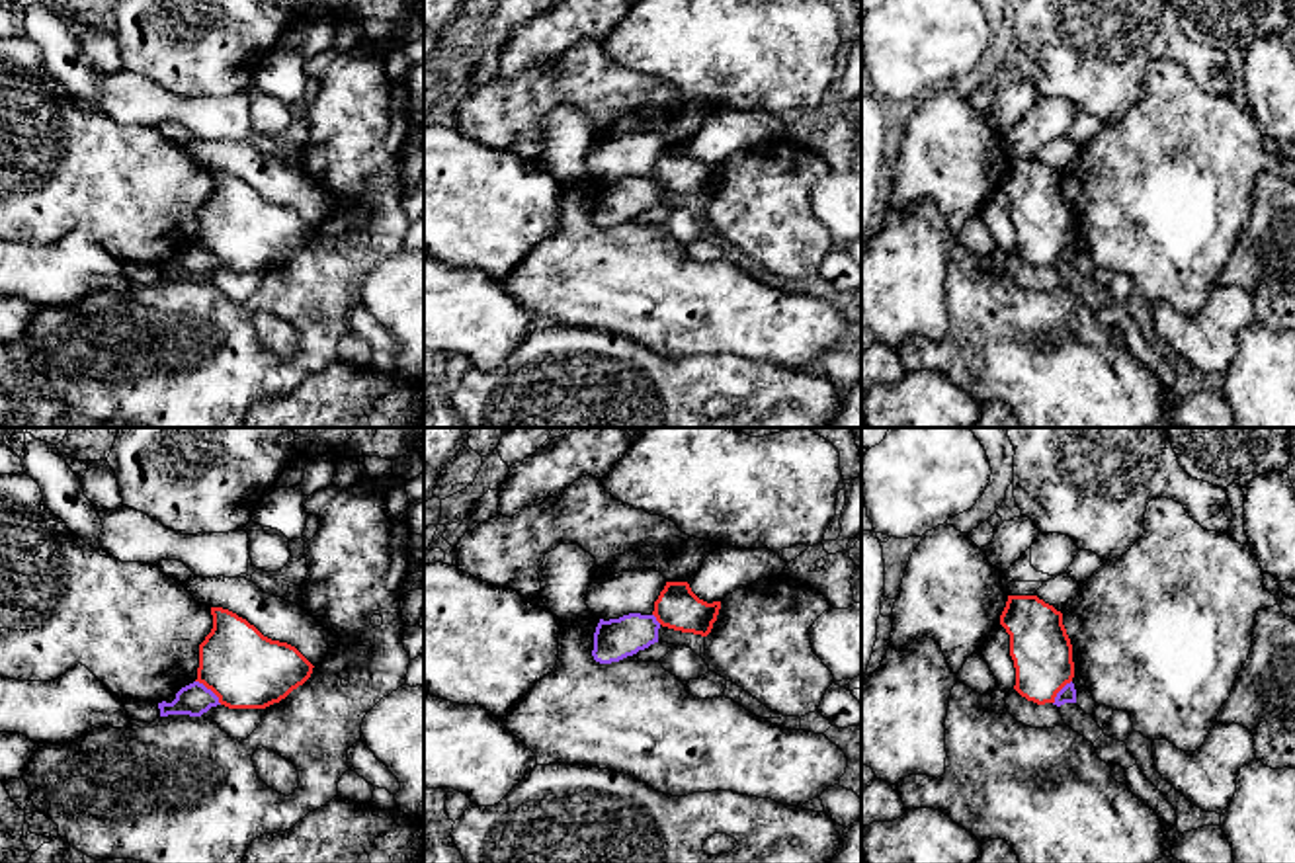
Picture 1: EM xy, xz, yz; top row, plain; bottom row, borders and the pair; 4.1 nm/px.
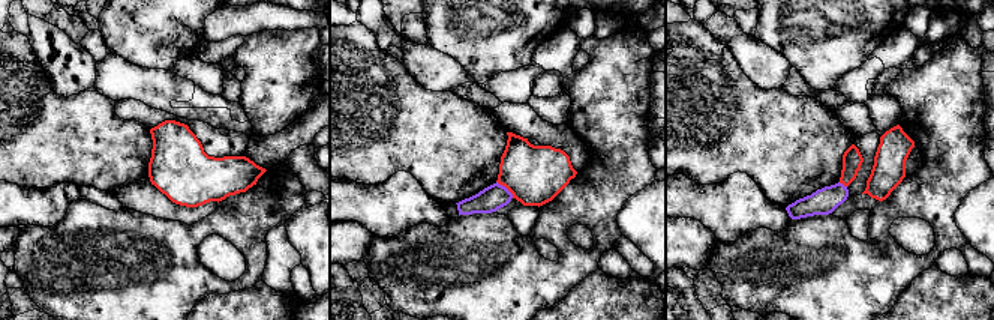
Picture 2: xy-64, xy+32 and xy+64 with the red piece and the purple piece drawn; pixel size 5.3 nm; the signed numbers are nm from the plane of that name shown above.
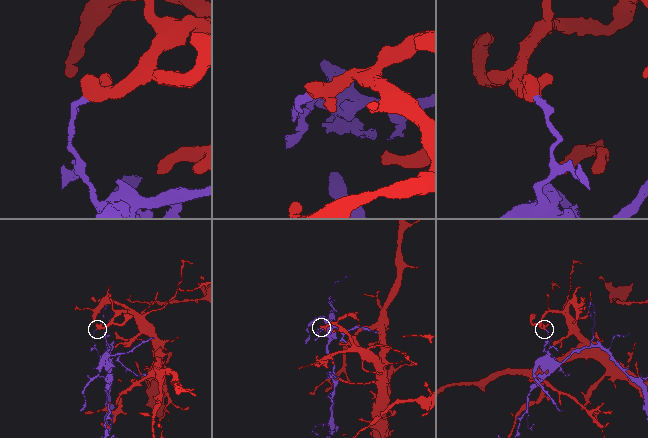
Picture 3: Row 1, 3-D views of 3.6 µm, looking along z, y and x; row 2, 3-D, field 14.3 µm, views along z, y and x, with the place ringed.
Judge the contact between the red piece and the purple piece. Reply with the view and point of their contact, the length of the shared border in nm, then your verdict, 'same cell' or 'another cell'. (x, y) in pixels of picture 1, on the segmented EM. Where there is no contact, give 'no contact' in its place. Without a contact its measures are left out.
contact xy (209, 688); length 150 nm; another cell

